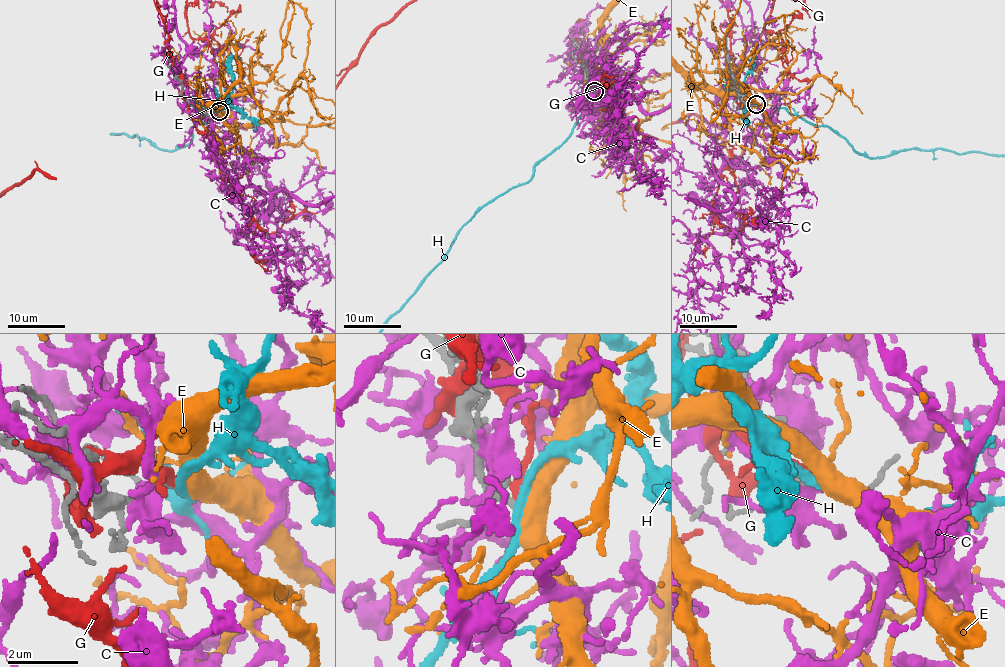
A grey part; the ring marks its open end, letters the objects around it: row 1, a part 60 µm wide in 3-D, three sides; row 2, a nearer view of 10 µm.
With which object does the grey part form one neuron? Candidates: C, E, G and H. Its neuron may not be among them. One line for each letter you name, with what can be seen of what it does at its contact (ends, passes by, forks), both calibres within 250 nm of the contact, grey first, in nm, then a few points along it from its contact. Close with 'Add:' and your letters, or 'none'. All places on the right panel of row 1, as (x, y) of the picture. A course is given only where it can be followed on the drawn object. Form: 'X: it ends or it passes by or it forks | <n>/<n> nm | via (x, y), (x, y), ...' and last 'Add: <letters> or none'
Add: none

